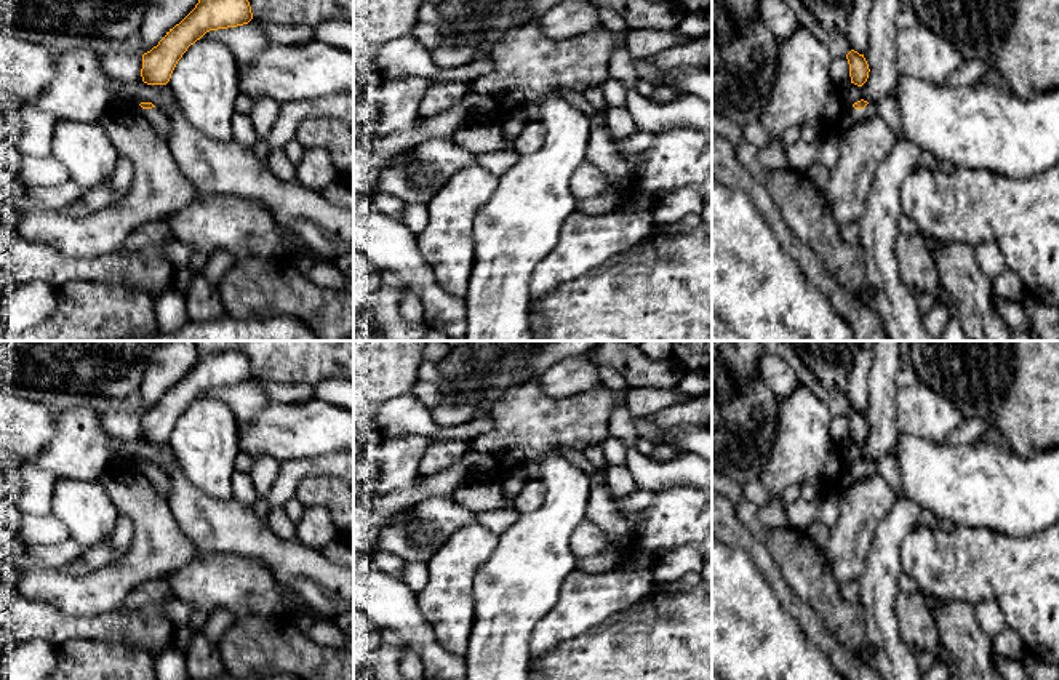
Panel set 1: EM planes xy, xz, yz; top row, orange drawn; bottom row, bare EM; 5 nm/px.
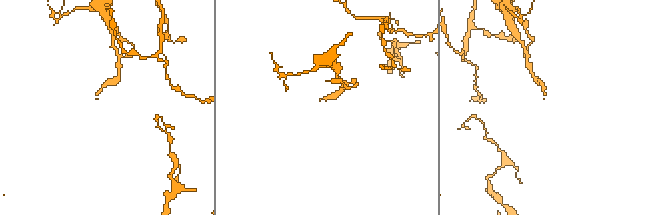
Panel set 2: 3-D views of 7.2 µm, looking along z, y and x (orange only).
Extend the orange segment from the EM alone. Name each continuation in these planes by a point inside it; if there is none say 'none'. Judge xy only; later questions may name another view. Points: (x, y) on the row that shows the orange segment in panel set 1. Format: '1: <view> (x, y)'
1: xy (159, 120)

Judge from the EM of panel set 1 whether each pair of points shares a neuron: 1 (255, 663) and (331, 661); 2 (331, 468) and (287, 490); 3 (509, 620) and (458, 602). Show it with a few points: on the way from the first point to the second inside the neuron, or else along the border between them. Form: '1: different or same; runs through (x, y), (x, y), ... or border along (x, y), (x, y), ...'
1: same; runs through (274, 661), (312, 661)
2: same; runs through (319, 468), (304, 468), (295, 477)
3: different; border along (479, 572), (472, 588), (474, 624), (467, 645)

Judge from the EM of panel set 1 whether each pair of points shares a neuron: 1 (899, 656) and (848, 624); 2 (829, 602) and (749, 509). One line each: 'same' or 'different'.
1: different
2: same

